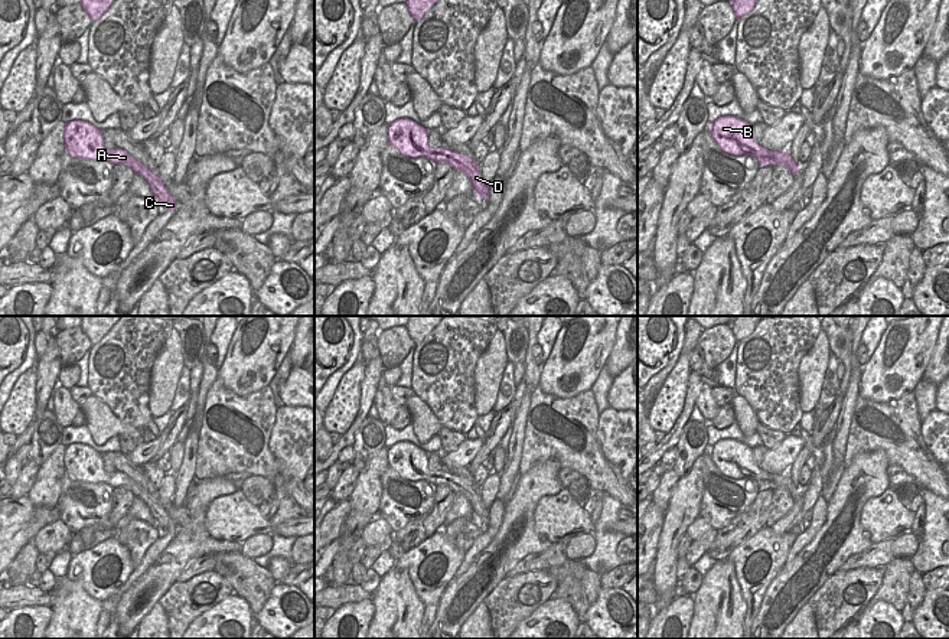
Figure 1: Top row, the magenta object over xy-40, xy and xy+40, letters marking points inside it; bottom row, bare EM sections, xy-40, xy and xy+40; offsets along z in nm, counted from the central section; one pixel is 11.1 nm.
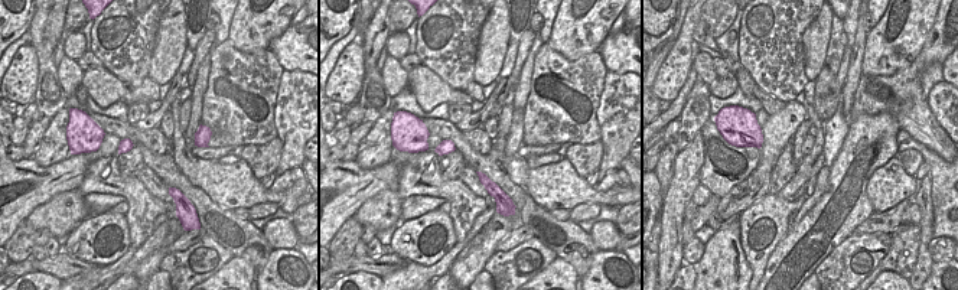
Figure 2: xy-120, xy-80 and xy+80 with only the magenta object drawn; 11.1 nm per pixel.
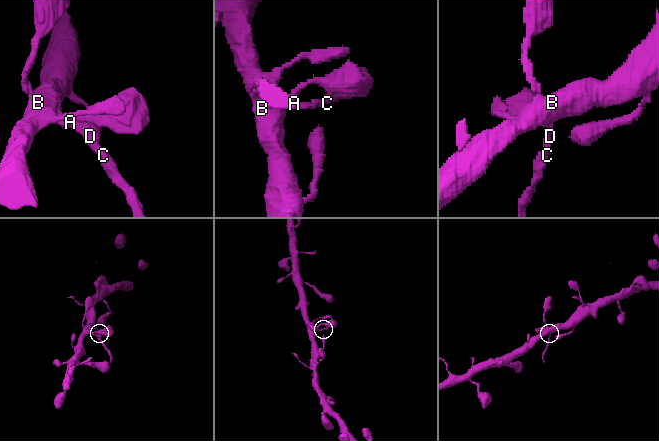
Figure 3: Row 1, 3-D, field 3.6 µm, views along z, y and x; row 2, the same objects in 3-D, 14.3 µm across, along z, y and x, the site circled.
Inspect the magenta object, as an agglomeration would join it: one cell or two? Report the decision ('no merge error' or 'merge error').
merge error

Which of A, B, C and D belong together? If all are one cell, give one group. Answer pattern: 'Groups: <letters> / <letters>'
Groups: A C D / B

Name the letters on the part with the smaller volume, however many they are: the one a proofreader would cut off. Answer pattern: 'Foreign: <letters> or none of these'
Foreign: A, C, D

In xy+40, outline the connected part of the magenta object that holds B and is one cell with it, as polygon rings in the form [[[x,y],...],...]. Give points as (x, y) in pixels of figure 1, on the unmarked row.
[[[733,439],[718,440],[710,456],[717,469],[731,479],[750,479],[763,470],[753,460],[753,449]]]

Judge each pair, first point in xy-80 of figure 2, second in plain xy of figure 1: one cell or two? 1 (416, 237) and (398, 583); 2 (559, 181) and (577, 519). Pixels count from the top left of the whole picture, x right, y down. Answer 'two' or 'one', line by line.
1: two
2: one

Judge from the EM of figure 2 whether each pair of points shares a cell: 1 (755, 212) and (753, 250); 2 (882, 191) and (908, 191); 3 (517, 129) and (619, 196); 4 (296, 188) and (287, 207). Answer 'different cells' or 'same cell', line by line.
1: same cell
2: same cell
3: different cells
4: same cell

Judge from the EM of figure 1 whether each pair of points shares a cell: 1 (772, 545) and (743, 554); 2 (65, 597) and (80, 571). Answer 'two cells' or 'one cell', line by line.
1: two cells
2: two cells

